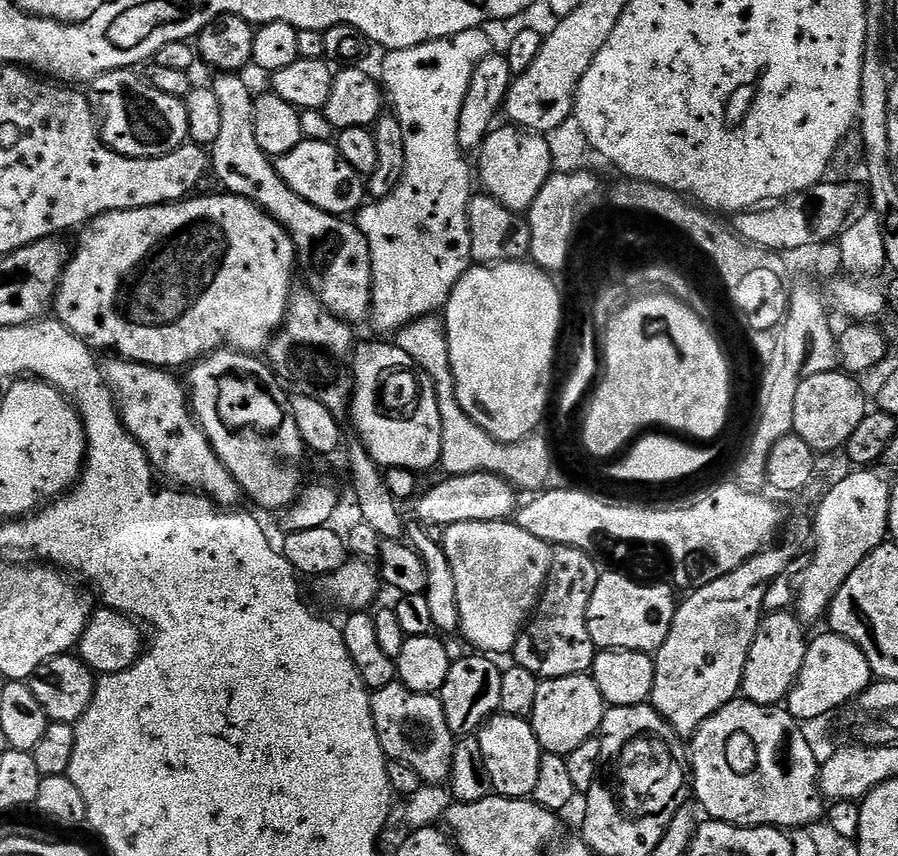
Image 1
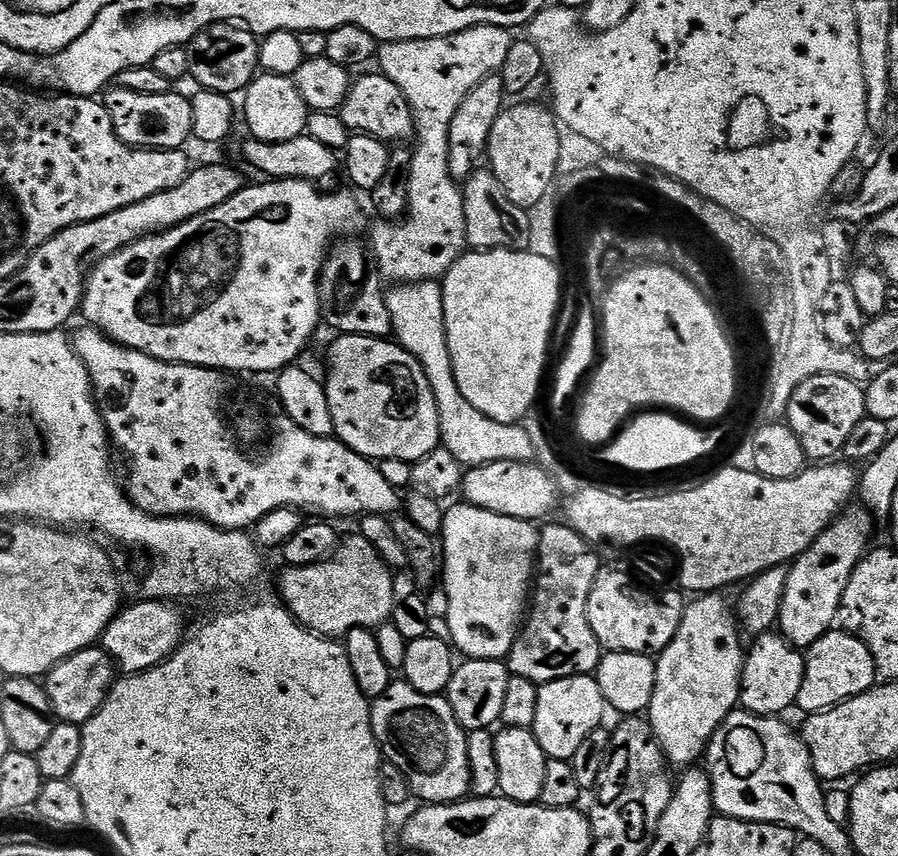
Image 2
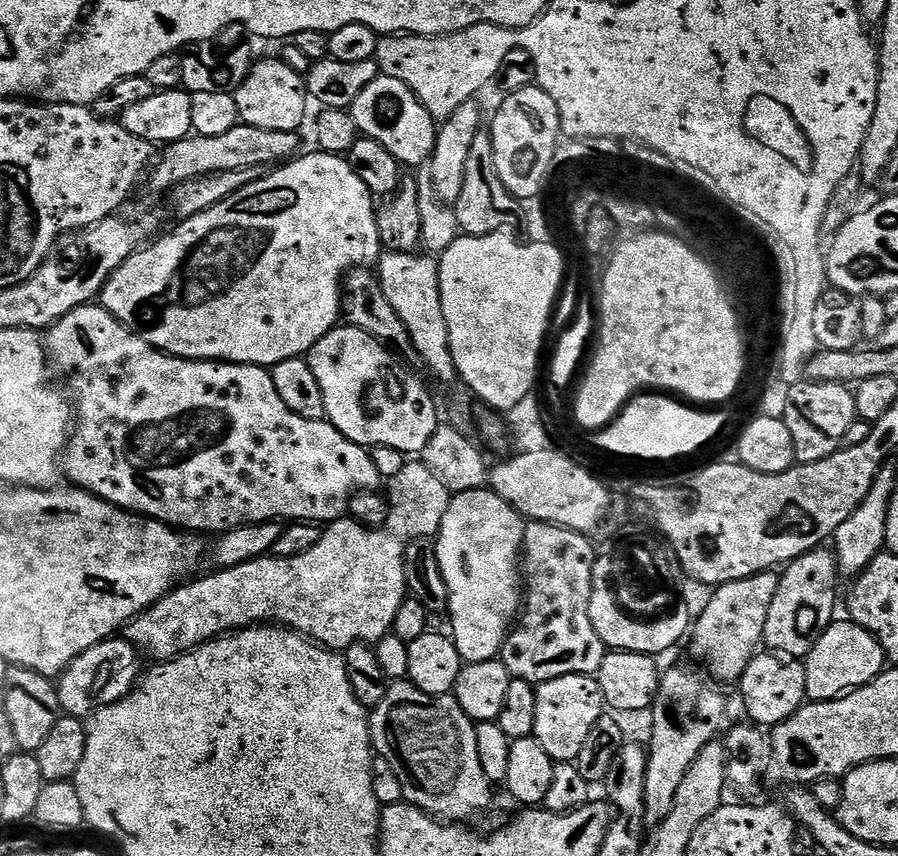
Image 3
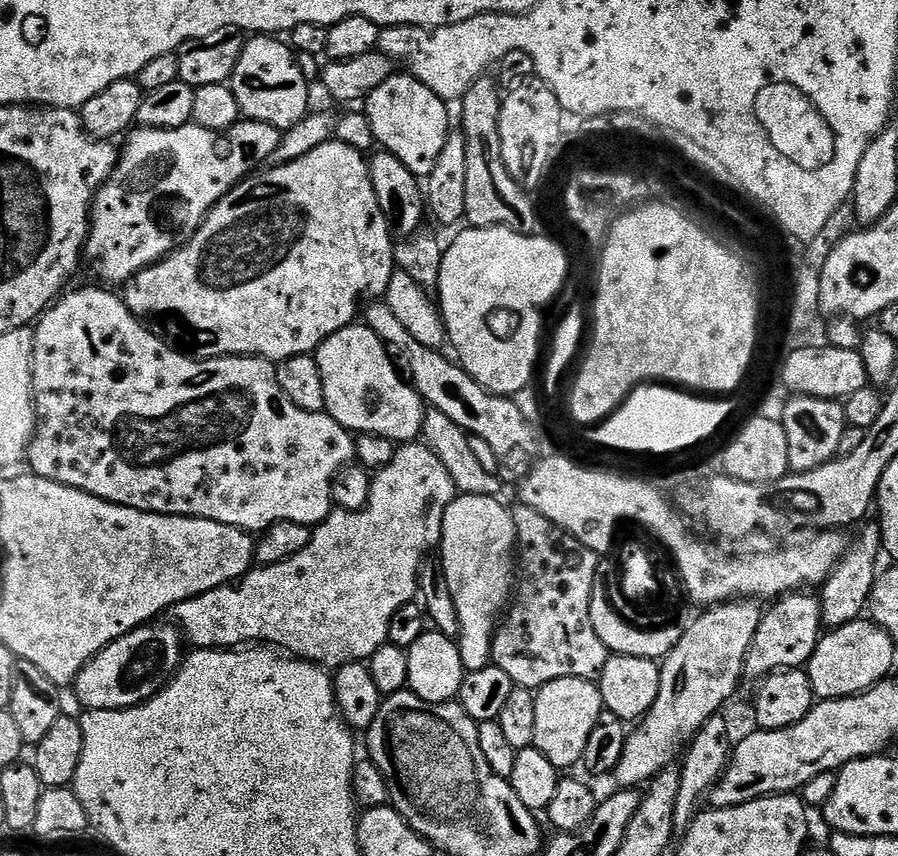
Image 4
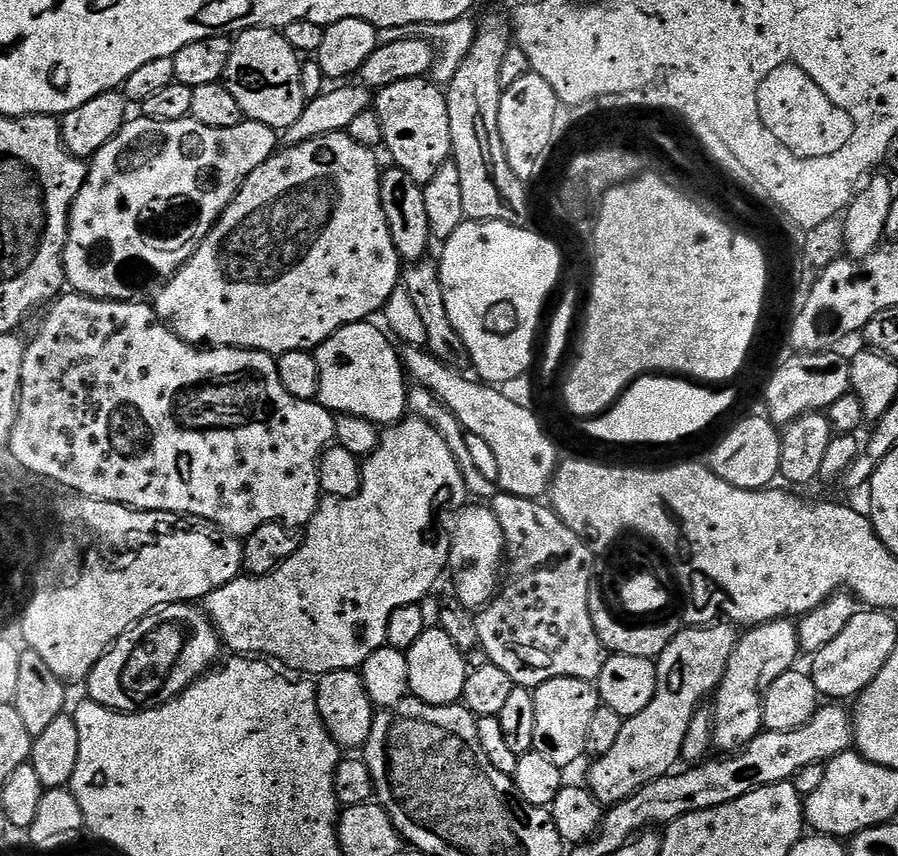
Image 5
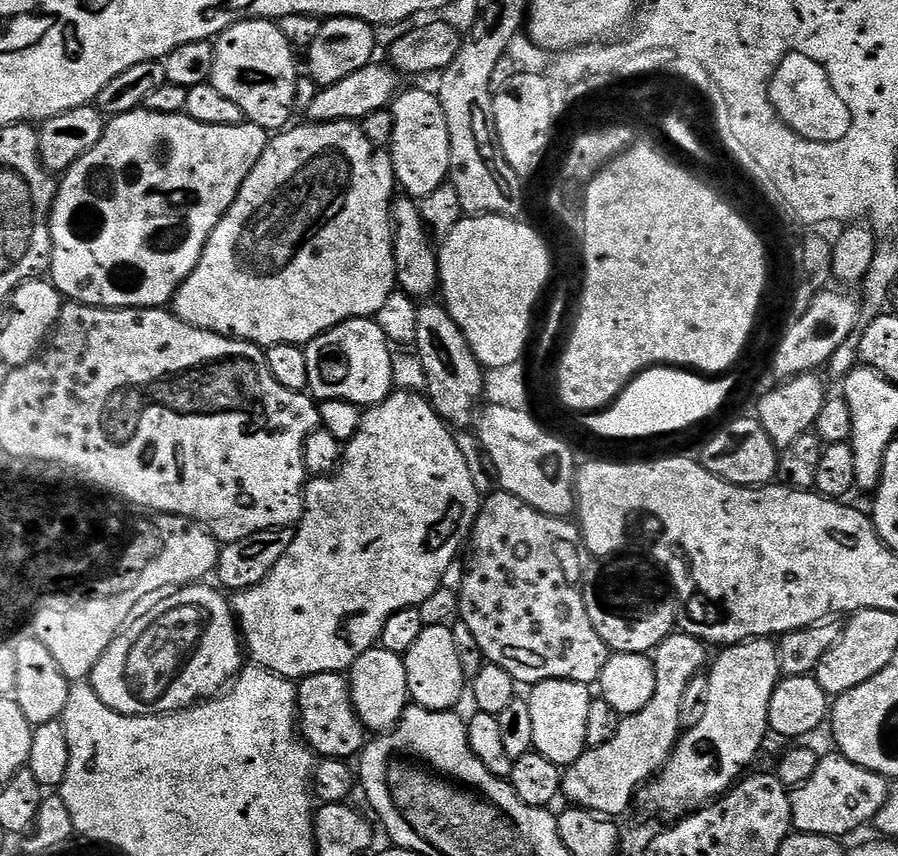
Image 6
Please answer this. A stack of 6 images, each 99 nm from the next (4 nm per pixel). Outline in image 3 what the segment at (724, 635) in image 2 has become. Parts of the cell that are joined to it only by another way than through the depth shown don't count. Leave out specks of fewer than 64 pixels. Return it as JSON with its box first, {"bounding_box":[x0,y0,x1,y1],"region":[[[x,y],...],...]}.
{"bounding_box":[644,668,724,826],"region":[[[672,668],[660,677],[660,688],[652,701],[652,748],[647,749],[648,765],[646,766],[646,794],[644,795],[644,823],[657,826],[662,823],[673,809],[678,786],[682,783],[691,763],[702,748],[721,735],[720,727],[724,724],[724,696],[720,693],[721,685],[713,680],[707,671],[695,672],[692,668]]]}

